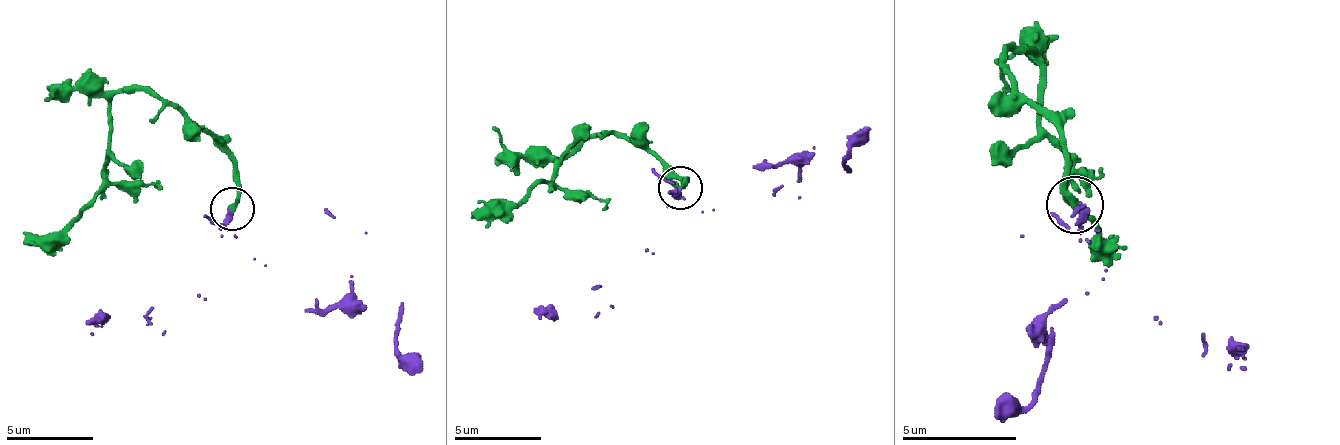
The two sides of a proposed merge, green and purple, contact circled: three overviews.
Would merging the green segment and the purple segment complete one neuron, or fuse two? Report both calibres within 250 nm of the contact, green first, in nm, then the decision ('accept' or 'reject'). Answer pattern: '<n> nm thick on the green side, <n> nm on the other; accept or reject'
280 nm thick on the green side, 280 nm on the other; accept

